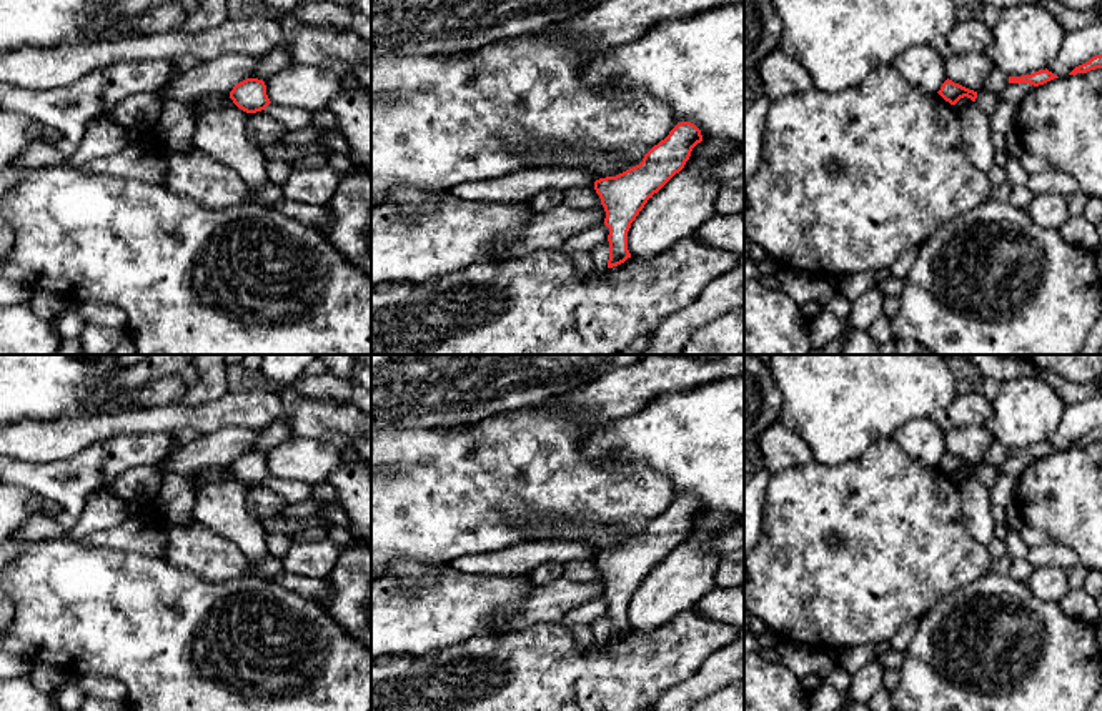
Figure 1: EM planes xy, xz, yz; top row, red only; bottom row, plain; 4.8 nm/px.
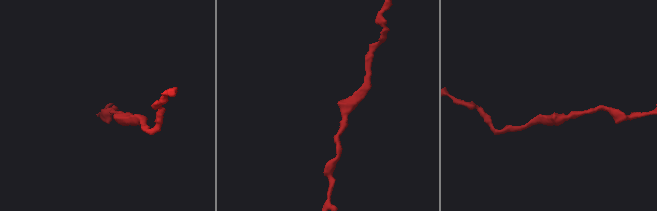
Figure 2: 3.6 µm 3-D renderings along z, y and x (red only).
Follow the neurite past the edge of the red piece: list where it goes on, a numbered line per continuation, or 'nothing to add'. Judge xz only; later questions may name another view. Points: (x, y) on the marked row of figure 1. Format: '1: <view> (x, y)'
nothing to add

